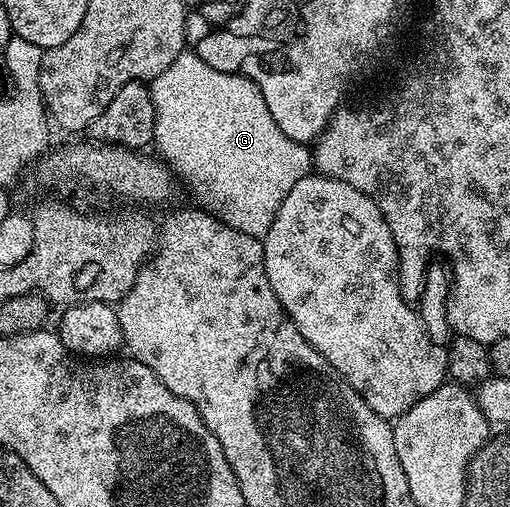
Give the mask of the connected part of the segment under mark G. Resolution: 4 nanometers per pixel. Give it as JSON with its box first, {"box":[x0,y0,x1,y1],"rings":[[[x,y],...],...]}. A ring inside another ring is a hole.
{"box":[150,50,314,237],"rings":[[[191,50],[180,52],[178,58],[174,58],[174,62],[170,62],[170,66],[166,70],[162,70],[162,74],[158,74],[152,79],[150,87],[154,102],[154,114],[156,115],[154,148],[160,159],[172,169],[175,179],[179,183],[181,180],[192,191],[193,198],[197,200],[193,201],[203,211],[211,212],[212,215],[218,217],[224,224],[229,224],[234,230],[242,230],[242,234],[264,237],[270,230],[276,212],[282,206],[282,201],[286,199],[286,194],[290,194],[294,182],[302,182],[302,178],[306,178],[313,171],[314,165],[309,145],[294,142],[294,138],[286,138],[286,134],[282,134],[282,126],[278,126],[278,122],[274,122],[274,114],[270,114],[270,106],[266,106],[266,98],[262,98],[262,90],[253,80],[241,76],[238,72],[214,70],[214,66],[206,66],[206,62],[202,62],[202,58],[198,58]]]}

